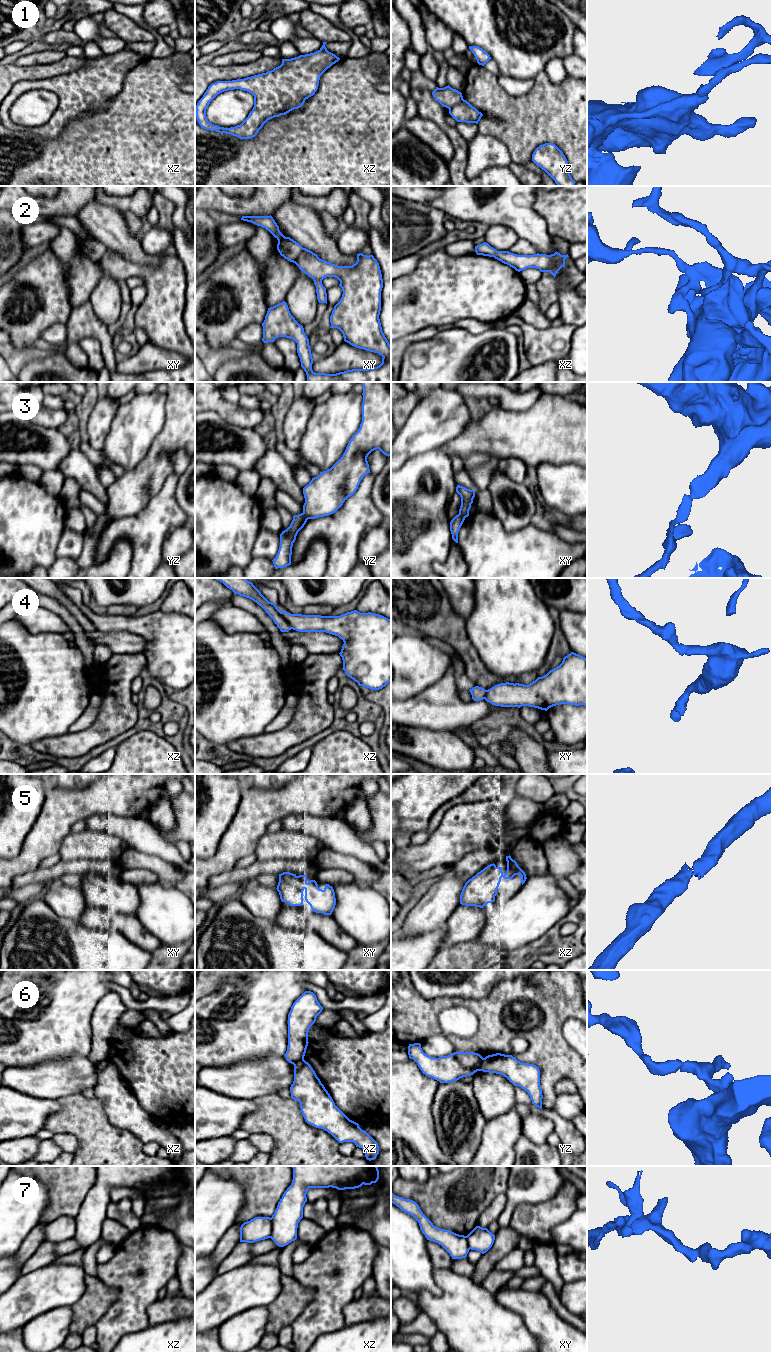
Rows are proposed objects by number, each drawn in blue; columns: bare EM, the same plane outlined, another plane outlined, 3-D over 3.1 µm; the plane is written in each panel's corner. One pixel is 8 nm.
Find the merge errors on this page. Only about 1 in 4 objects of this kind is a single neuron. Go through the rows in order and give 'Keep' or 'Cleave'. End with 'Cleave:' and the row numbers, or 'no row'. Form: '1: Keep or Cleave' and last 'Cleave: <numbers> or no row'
1: Cleave
2: Cleave
3: Cleave
4: Cleave
5: Keep
6: Cleave
7: Cleave
Cleave: 1, 2, 3, 4, 6, 7

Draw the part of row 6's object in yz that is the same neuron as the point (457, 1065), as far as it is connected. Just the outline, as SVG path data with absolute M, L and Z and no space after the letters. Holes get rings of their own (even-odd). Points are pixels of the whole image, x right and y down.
M420 1043L409 1044L408 1055L423 1074L440 1083L457 1081L480 1070L483 1057L475 1052L454 1052L439 1058L425 1054Z

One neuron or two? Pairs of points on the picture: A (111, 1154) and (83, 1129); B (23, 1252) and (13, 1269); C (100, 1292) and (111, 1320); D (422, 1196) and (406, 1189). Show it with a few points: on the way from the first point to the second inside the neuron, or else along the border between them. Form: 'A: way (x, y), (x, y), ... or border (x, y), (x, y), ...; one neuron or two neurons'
A: way (104, 1147), (90, 1133); one neuron
B: border (13, 1255), (13, 1258), (22, 1265); two neurons
C: border (107, 1285), (117, 1291), (117, 1297), (95, 1325); two neurons
D: way (418, 1192), (410, 1190); one neuron

